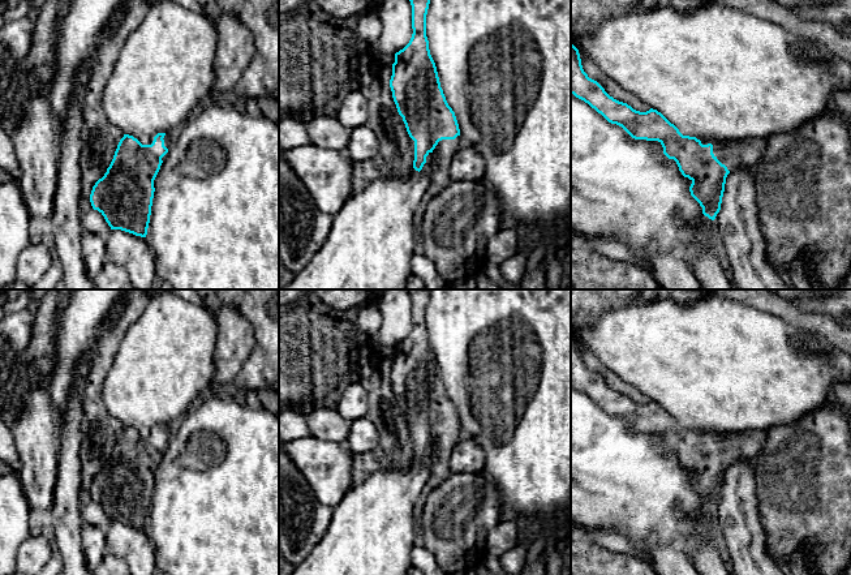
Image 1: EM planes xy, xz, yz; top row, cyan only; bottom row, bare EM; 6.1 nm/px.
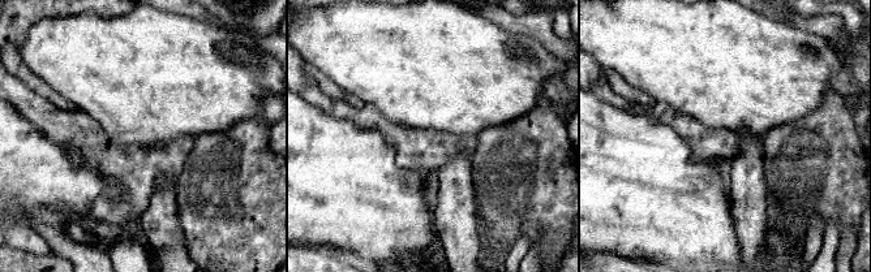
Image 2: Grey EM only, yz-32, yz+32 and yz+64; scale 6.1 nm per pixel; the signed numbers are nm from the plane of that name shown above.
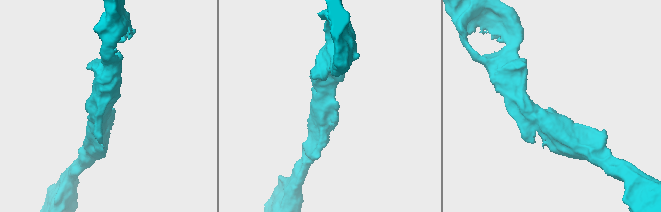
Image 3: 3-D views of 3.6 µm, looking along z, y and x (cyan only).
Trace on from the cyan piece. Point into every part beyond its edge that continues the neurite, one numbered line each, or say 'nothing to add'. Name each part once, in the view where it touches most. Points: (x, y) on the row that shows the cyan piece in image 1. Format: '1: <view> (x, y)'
1: yz (727, 153)

